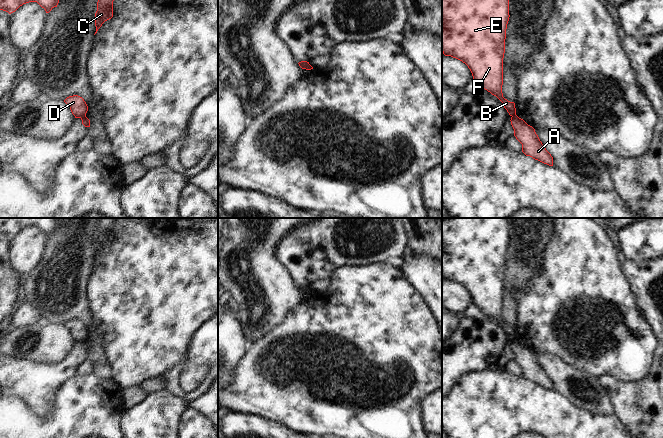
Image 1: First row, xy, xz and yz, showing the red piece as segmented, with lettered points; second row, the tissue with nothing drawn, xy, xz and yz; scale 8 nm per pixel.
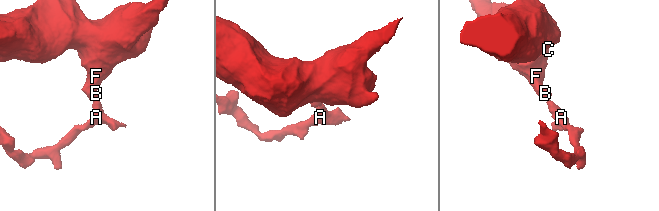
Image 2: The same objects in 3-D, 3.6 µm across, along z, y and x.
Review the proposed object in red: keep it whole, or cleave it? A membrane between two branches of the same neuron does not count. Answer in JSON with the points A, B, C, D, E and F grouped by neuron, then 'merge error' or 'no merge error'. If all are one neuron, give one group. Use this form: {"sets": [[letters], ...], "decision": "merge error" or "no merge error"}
{"sets": [["A"], ["B", "C", "D", "E", "F"]], "decision": "merge error"}

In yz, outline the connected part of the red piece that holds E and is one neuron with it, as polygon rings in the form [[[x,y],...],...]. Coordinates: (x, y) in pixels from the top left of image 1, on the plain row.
[[[442,218],[442,276],[465,287],[473,303],[485,314],[496,320],[510,340],[516,339],[515,327],[503,321],[503,282],[506,253],[509,245],[507,218]]]

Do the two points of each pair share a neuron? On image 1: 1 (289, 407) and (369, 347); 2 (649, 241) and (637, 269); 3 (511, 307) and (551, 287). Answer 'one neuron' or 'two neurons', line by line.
1: one neuron
2: two neurons
3: two neurons

